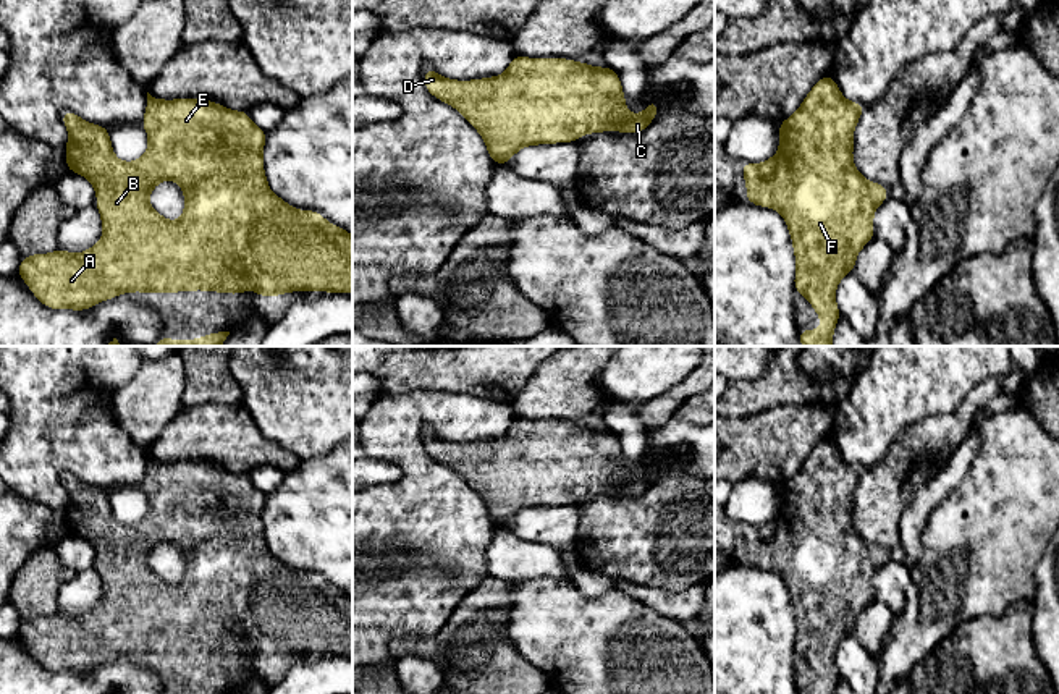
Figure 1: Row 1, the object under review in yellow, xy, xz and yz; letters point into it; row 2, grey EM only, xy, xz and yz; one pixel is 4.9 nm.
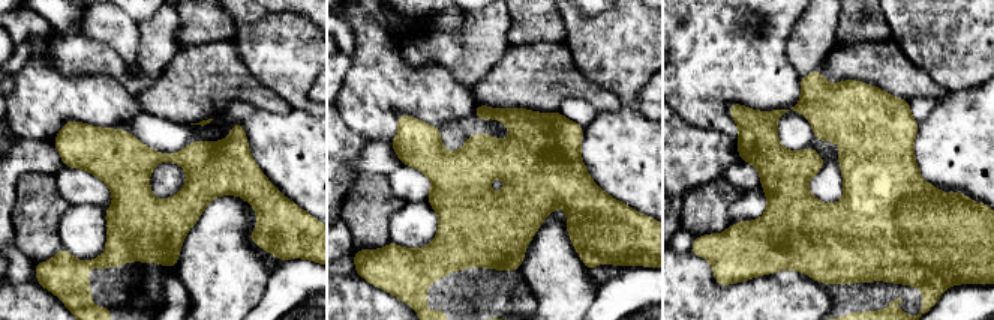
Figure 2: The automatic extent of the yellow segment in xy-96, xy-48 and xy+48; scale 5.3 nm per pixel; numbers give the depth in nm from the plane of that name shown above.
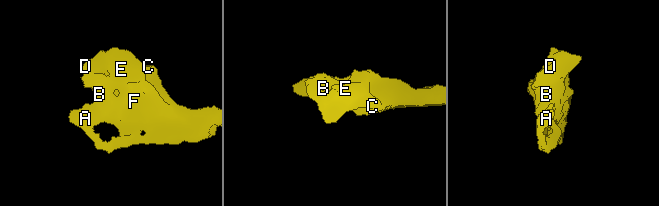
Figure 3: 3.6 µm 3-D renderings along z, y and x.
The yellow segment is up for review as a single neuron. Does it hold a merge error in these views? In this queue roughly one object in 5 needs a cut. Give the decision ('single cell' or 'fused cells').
single cell

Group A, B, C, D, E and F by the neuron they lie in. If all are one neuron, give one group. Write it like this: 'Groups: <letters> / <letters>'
Groups: A B C D E F

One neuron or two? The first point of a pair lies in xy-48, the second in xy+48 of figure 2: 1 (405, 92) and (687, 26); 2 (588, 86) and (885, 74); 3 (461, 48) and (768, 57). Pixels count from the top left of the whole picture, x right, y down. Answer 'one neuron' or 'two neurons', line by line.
1: one neuron
2: one neuron
3: two neurons

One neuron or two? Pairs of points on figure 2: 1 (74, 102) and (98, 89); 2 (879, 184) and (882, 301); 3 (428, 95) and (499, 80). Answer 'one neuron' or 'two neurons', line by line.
1: one neuron
2: one neuron
3: two neurons

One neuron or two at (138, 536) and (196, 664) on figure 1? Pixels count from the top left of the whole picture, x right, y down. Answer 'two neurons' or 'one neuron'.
one neuron

